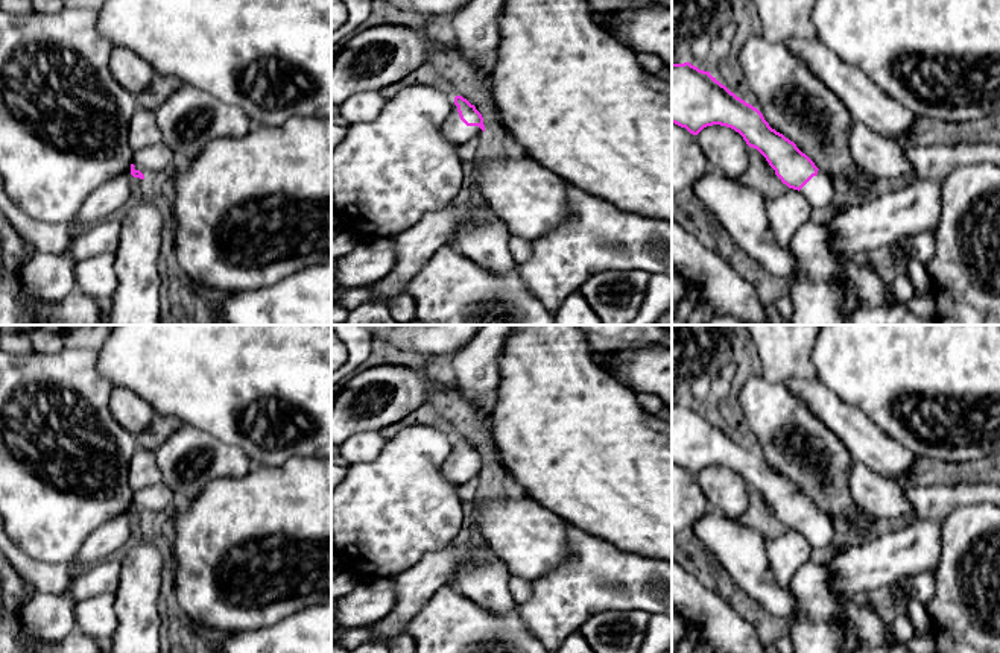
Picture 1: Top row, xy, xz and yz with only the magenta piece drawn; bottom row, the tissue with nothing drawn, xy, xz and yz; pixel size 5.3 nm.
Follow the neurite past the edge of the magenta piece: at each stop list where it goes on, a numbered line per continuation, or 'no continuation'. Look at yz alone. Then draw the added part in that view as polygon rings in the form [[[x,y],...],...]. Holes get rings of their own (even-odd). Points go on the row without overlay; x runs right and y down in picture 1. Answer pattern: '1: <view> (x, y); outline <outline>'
1: yz (818, 532); outline [[[818,510],[818,515],[813,516],[799,530],[799,533],[810,544],[816,556],[833,551],[834,547],[833,519],[822,510]]]

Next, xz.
1: xz (455, 471); outline [[[454,445],[451,454],[445,460],[442,466],[442,477],[454,484],[462,486],[470,481],[482,481],[486,475],[479,466],[467,466],[457,453],[457,446]]]

